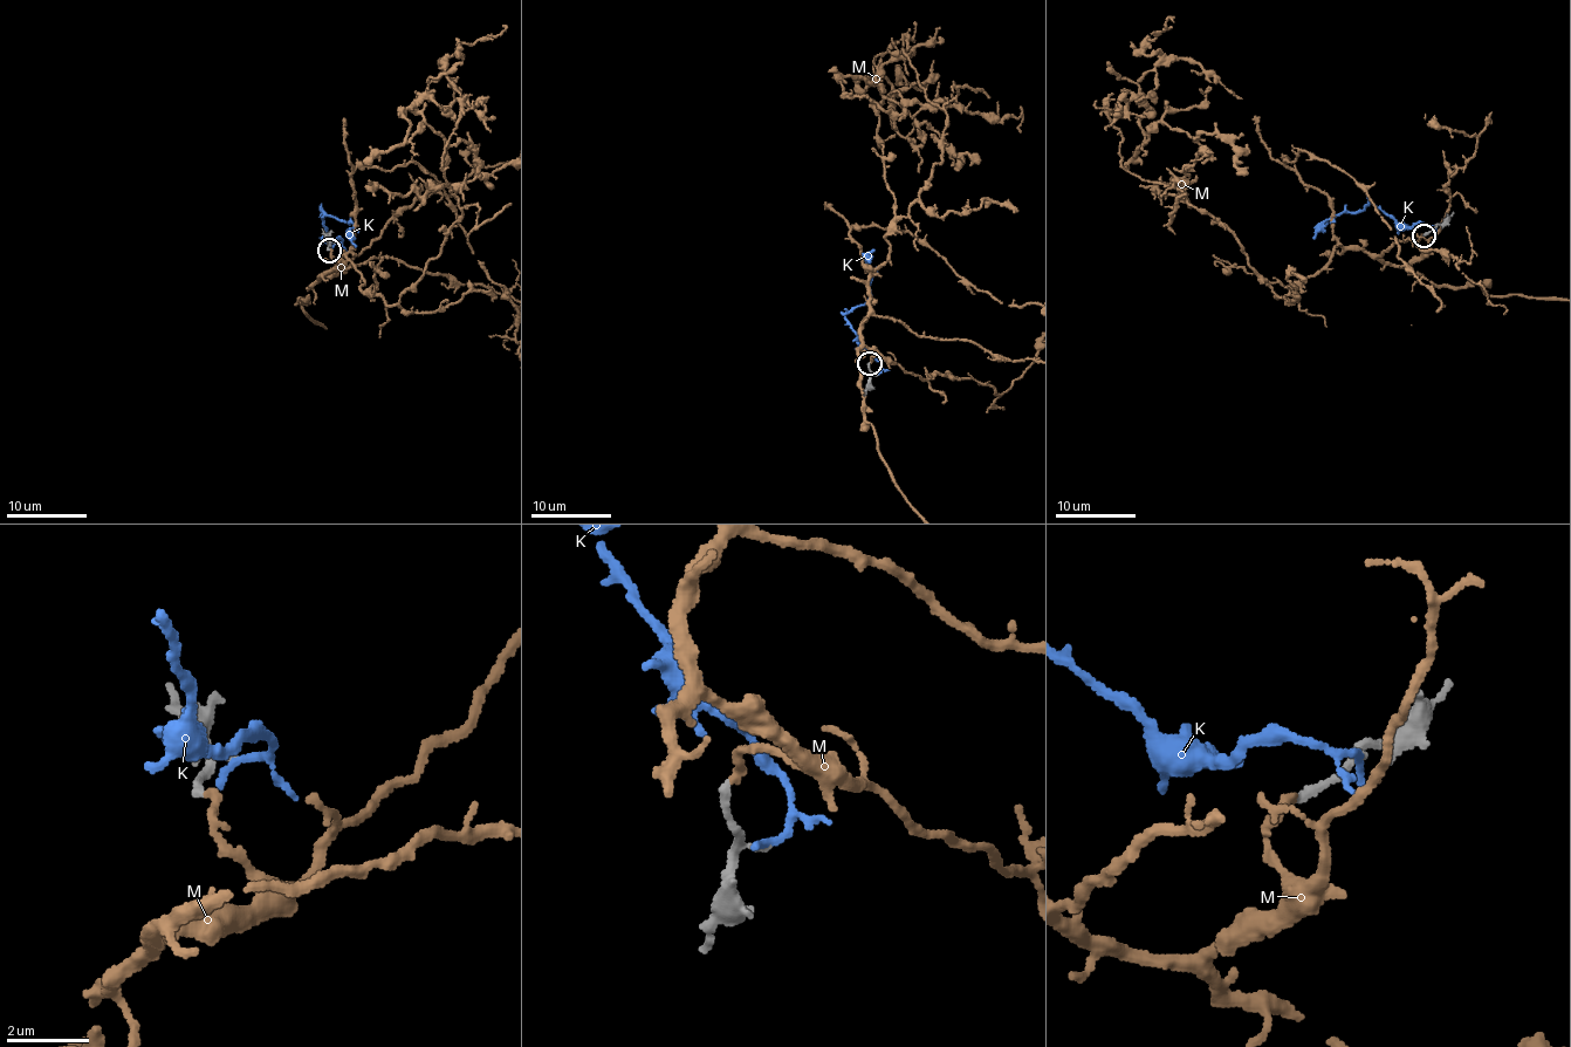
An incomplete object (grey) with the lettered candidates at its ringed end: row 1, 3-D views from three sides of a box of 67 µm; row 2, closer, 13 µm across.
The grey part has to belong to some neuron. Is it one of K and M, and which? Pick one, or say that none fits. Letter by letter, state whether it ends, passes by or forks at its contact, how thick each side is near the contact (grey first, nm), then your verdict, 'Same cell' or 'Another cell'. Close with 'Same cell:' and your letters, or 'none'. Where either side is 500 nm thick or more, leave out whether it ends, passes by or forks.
K: It passes by. Thickness 170 nm (grey) against 150 nm. Another cell
M: It ends there. Thickness 200 nm (grey) against 200 nm. Same cell
Same cell: M

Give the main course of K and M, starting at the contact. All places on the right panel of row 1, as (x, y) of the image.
K: (1435, 226), (1408, 226), (1372, 204), (1358, 213), (1333, 214), (1314, 239)
M: (1424, 234), (1276, 298), (1124, 168), (1111, 108), (1244, 173)

